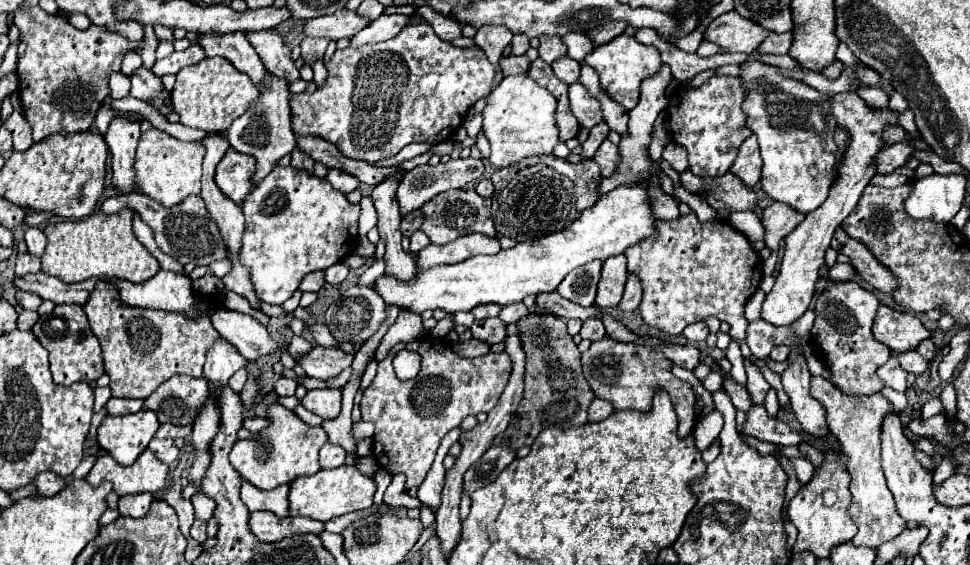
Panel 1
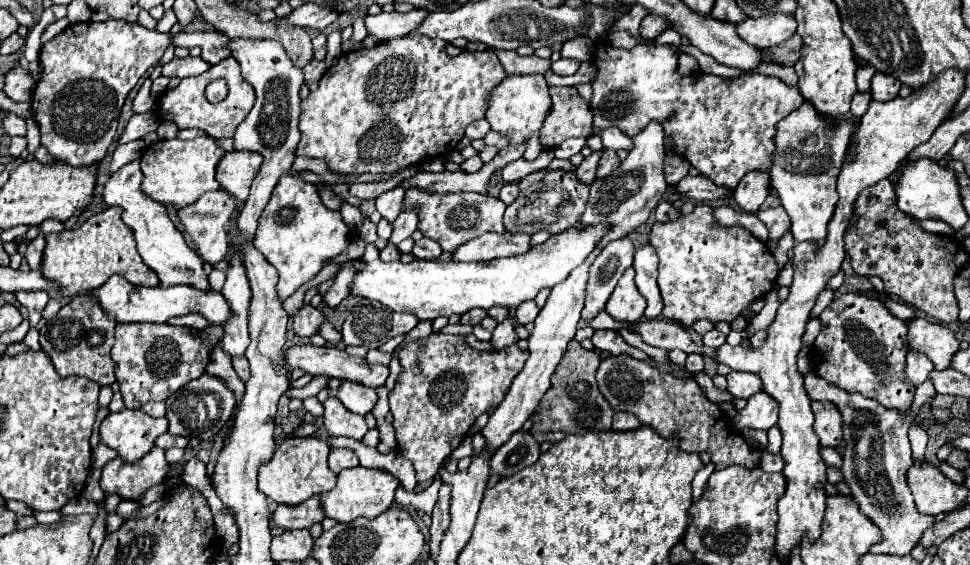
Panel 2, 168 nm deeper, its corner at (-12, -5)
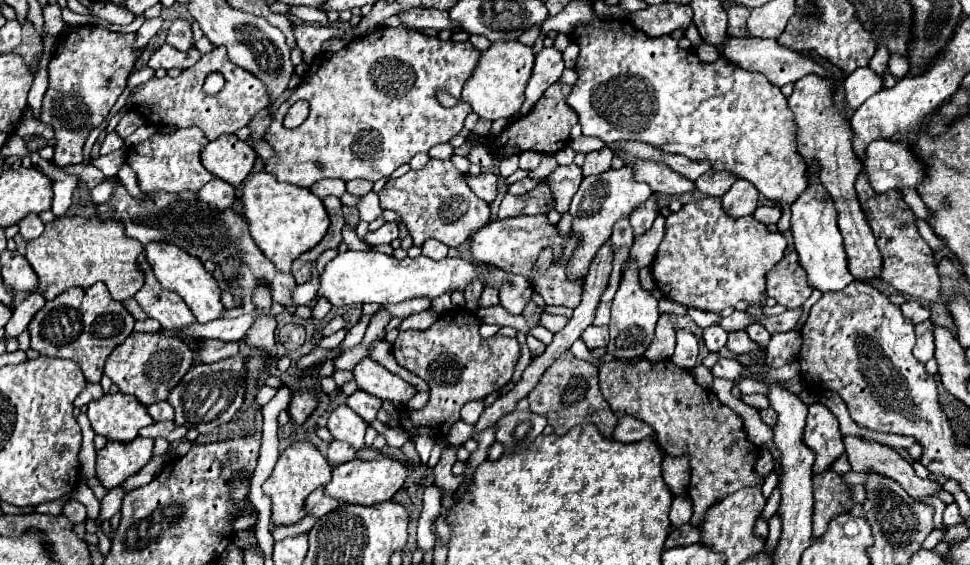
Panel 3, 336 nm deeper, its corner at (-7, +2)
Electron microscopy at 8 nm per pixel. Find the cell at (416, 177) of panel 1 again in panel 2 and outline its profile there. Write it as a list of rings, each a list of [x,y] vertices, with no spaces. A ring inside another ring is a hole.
[[[409,207],[409,209],[401,211],[401,215],[393,223],[393,235],[391,235],[389,241],[395,243],[395,245],[401,243],[403,239],[407,239],[407,237],[413,235],[413,231],[417,229],[417,225],[419,225],[419,209]]]

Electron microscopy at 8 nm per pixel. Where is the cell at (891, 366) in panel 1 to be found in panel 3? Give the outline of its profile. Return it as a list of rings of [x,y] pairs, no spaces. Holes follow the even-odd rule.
[[[924,320],[916,324],[916,346],[914,346],[914,356],[920,362],[928,362],[934,358],[934,322]]]

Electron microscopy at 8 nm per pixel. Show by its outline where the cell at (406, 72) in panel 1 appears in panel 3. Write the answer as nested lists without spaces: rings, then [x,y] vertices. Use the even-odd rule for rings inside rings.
[[[380,26],[366,36],[348,42],[338,52],[318,54],[302,82],[276,110],[272,124],[268,126],[266,142],[272,146],[274,156],[264,162],[264,170],[276,176],[278,182],[290,182],[300,188],[310,188],[322,178],[340,178],[344,182],[364,178],[376,182],[384,176],[390,176],[398,166],[408,164],[414,154],[428,152],[432,146],[448,142],[464,128],[464,118],[472,112],[472,108],[460,100],[460,92],[462,84],[470,78],[478,56],[480,52],[470,42],[442,42],[420,32],[388,26]],[[440,86],[458,98],[454,108],[442,108],[436,100],[436,88]],[[298,100],[306,100],[310,104],[310,116],[302,126],[286,130],[282,126],[282,118]]]

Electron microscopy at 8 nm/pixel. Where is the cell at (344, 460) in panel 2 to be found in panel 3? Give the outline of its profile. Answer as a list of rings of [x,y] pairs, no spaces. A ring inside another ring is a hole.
[[[334,440],[334,442],[330,444],[330,448],[328,448],[328,460],[330,460],[334,466],[354,460],[354,456],[356,456],[354,448],[350,448],[350,444],[346,444],[346,442]]]

